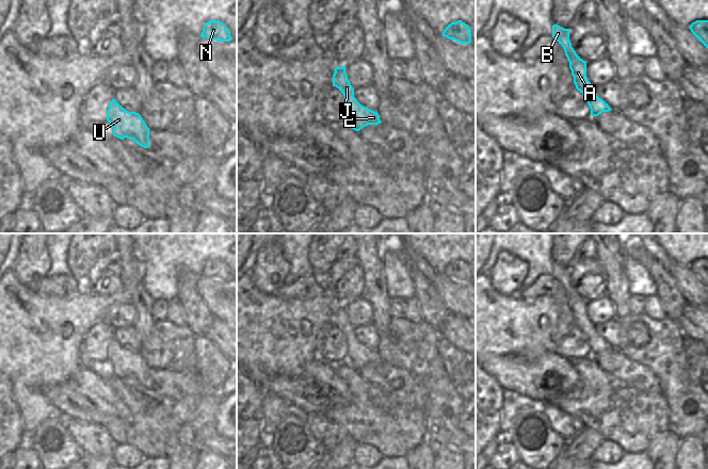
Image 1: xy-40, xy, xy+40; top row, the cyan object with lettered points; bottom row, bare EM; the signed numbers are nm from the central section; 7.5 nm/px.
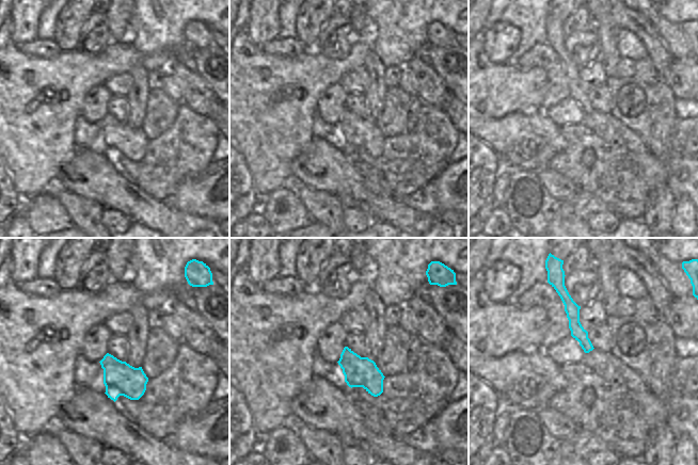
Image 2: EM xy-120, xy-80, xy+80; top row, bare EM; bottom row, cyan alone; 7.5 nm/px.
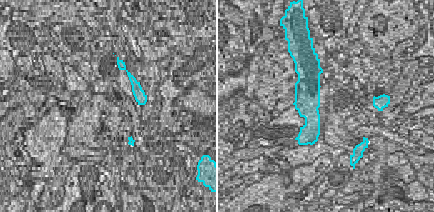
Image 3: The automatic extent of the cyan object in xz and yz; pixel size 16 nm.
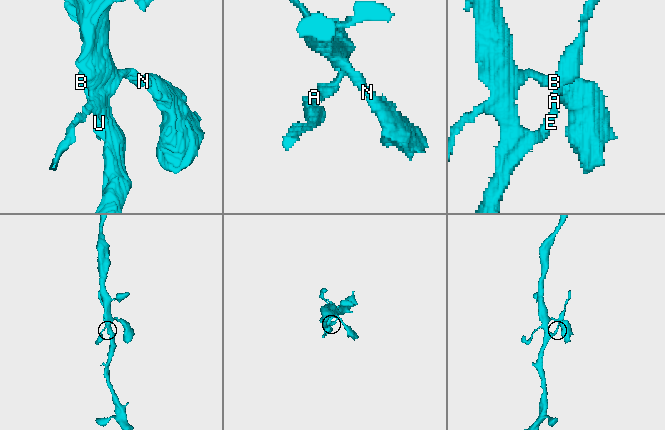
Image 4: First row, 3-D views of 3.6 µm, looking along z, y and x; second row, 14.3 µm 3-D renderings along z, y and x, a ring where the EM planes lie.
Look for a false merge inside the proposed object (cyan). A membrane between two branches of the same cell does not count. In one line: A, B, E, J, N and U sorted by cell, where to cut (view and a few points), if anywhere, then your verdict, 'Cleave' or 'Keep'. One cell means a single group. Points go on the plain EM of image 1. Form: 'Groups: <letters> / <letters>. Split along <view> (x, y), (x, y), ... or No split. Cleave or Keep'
Groups: A B J / E N U. Split along xy+40 (594, 330), (588, 340). Cleave

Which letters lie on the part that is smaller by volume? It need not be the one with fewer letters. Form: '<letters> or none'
A, B, J

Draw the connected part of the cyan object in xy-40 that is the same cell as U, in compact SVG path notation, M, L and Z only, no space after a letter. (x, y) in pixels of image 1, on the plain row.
M114 337L107 350L107 359L113 367L113 374L133 378L144 387L149 386L149 367L139 352L125 349Z

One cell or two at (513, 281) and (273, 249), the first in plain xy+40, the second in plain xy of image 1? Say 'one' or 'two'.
one

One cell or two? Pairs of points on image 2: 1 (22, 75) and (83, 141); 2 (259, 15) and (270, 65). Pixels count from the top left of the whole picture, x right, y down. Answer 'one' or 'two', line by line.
1: two
2: two

